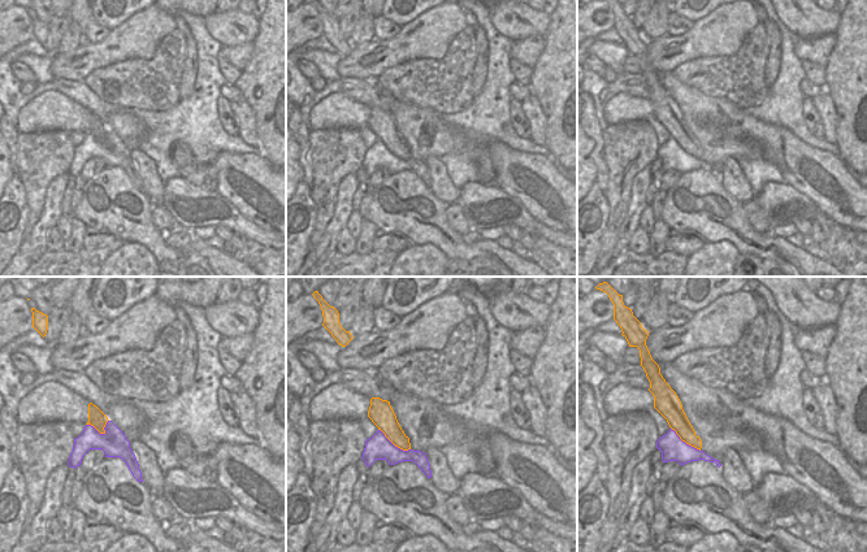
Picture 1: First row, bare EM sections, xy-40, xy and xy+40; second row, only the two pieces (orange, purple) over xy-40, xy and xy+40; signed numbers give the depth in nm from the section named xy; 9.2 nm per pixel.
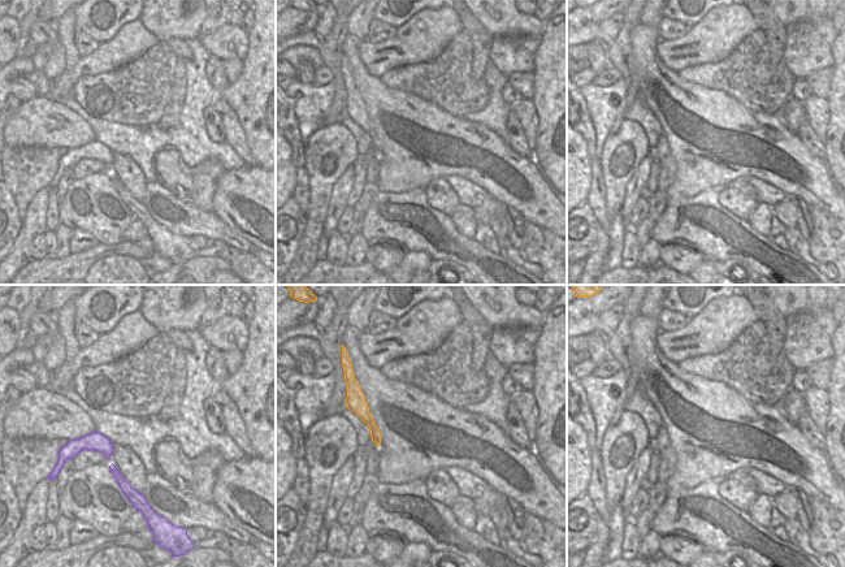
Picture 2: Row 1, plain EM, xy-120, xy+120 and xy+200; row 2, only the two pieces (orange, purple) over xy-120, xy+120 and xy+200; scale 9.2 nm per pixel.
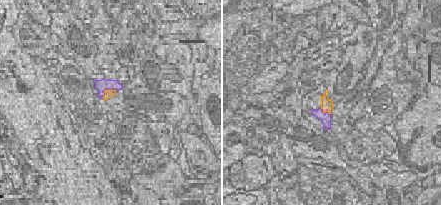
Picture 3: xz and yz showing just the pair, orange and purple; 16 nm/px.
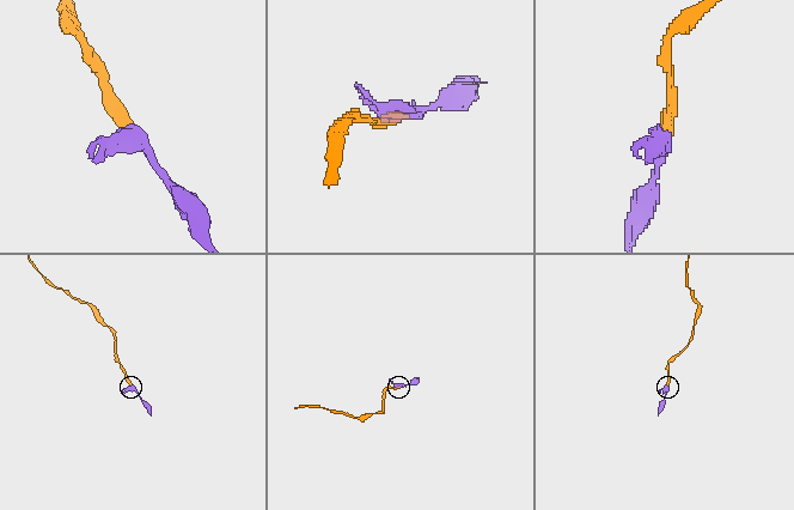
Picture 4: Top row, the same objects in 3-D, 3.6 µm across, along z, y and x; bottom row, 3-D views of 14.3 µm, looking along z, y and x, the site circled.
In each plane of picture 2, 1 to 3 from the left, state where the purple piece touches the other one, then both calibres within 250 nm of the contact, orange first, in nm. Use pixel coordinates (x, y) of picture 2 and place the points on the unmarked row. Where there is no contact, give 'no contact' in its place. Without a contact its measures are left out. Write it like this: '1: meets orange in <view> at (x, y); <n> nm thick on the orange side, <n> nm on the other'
1: no contact
2: no contact
3: no contact

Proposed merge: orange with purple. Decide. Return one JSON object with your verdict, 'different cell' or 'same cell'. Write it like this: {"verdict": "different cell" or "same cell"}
{"verdict": "same cell"}

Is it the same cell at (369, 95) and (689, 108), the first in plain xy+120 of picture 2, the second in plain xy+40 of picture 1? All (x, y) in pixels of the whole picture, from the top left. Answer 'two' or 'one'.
one

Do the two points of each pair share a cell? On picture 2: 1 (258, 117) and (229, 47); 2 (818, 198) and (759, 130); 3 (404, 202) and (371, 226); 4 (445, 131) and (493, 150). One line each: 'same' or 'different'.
1: different
2: same
3: same
4: same

